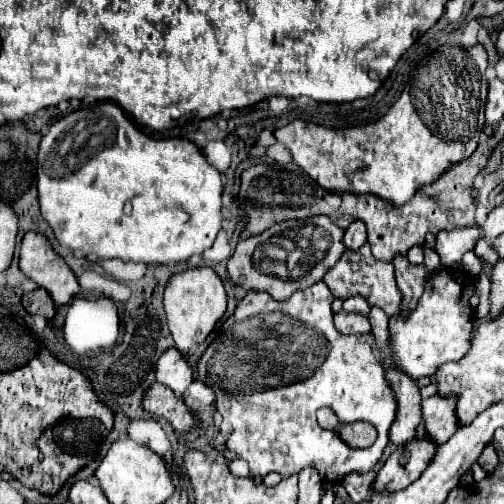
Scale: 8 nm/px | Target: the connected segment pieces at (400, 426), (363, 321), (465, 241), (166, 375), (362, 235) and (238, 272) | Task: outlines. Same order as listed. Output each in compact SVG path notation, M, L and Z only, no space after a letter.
M387 364L385 376L397 400L397 416L391 426L389 440L395 446L403 446L415 438L417 426L421 424L419 386L411 382L411 378L407 378L405 374L399 374L399 370L395 370L395 366L391 364Z
M341 310L339 314L335 314L335 328L339 328L343 334L371 332L371 324L369 324L367 316L345 312L345 310Z
M463 228L463 230L441 230L435 240L435 252L441 258L443 266L459 262L467 250L473 250L475 242L483 238L481 228Z
M169 348L165 350L157 364L155 364L155 378L169 386L173 392L183 394L189 384L193 382L193 372L185 360L185 356L181 356L181 352L177 348Z
M361 220L351 222L351 226L349 226L347 232L345 232L345 246L357 250L357 248L361 248L365 242L367 242L367 226L365 226Z
M251 236L247 240L241 240L233 252L233 256L229 258L227 262L227 272L229 272L229 278L245 288L245 290L267 290L269 292L269 286L271 286L271 280L275 280L275 276L259 276L259 272L253 268L251 264L251 256L253 256L253 250L257 246L257 236Z

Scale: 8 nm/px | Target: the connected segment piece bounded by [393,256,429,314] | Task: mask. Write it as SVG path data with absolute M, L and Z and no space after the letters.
M395 256L393 258L393 266L395 266L395 278L397 278L397 286L403 294L403 306L401 306L401 314L405 314L407 310L415 308L415 302L419 302L427 278L429 278L429 270L419 264L411 264L407 260L407 256Z

